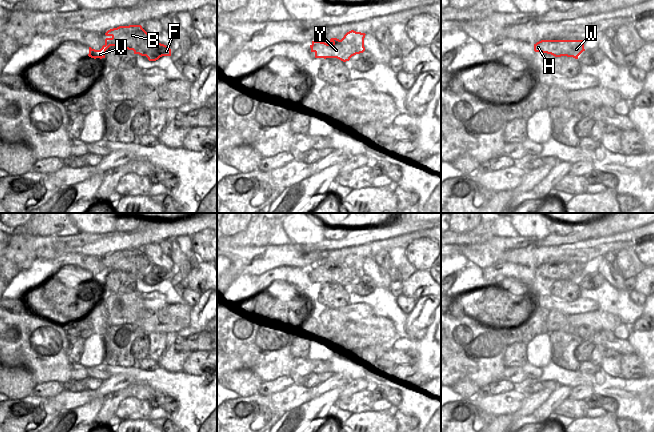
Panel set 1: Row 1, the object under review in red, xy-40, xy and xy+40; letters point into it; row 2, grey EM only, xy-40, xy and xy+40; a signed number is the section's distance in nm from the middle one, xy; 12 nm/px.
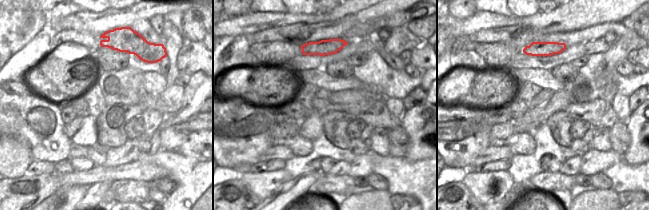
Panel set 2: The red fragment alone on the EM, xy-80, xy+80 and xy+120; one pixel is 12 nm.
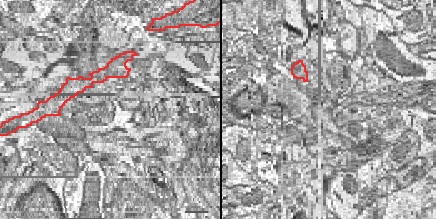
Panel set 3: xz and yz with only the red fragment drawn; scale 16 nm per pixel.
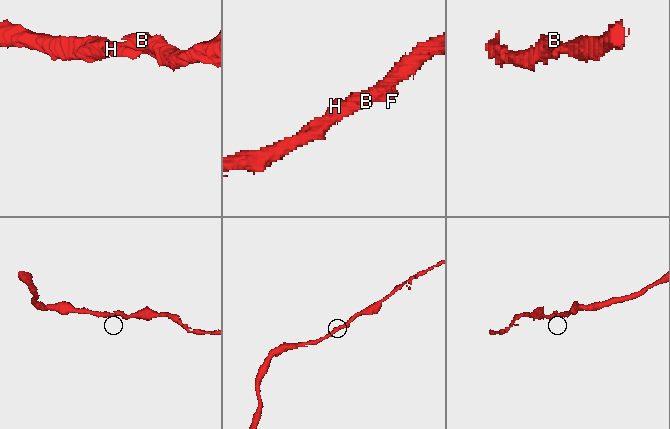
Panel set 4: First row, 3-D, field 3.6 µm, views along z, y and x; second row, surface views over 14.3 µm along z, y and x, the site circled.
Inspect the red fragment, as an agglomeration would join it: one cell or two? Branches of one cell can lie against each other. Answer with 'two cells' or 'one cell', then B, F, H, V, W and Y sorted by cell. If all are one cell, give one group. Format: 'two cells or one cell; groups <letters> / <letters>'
one cell; groups B F H V W Y

